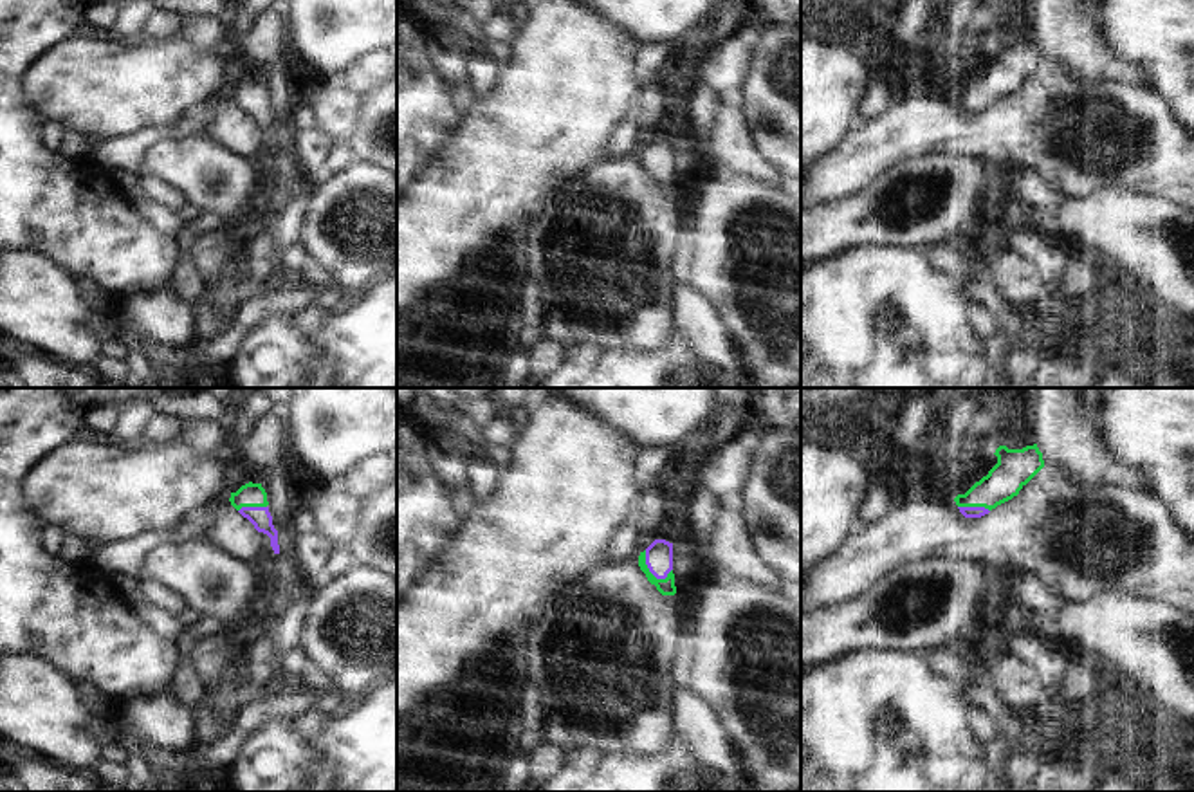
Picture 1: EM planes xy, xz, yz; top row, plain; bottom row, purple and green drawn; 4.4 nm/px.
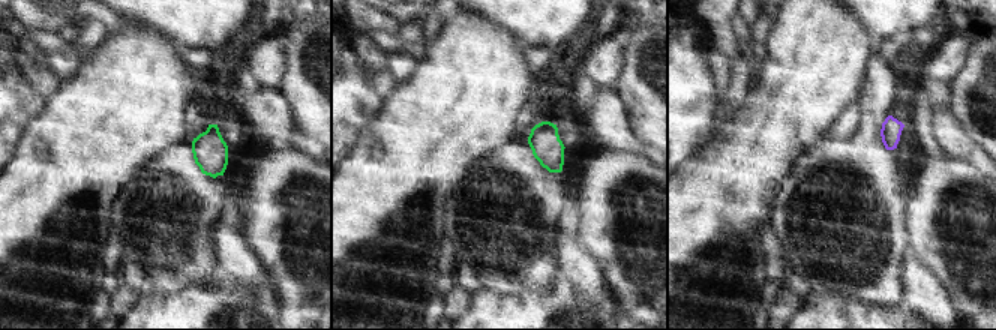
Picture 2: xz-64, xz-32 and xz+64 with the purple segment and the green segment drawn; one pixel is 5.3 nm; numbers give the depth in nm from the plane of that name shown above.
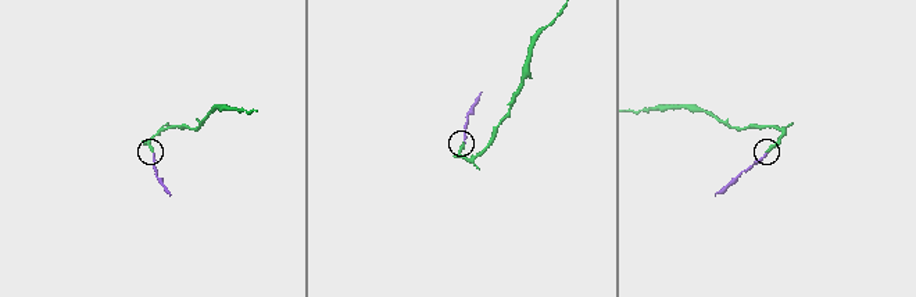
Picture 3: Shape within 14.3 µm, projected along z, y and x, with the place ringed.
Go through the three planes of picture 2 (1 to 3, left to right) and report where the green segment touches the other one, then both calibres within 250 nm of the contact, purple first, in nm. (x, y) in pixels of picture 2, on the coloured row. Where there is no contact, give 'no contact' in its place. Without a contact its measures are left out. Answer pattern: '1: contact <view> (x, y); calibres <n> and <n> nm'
1: no contact
2: no contact
3: no contact

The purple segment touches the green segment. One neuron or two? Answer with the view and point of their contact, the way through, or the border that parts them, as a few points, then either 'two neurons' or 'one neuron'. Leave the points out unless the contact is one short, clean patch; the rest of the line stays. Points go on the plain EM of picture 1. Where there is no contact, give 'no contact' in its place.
contact xz (648, 163); way xz (659, 152), (648, 163), (666, 183); one neuron

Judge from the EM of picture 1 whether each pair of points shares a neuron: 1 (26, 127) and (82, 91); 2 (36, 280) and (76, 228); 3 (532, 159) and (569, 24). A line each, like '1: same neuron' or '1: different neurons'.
1: different neurons
2: different neurons
3: same neuron

